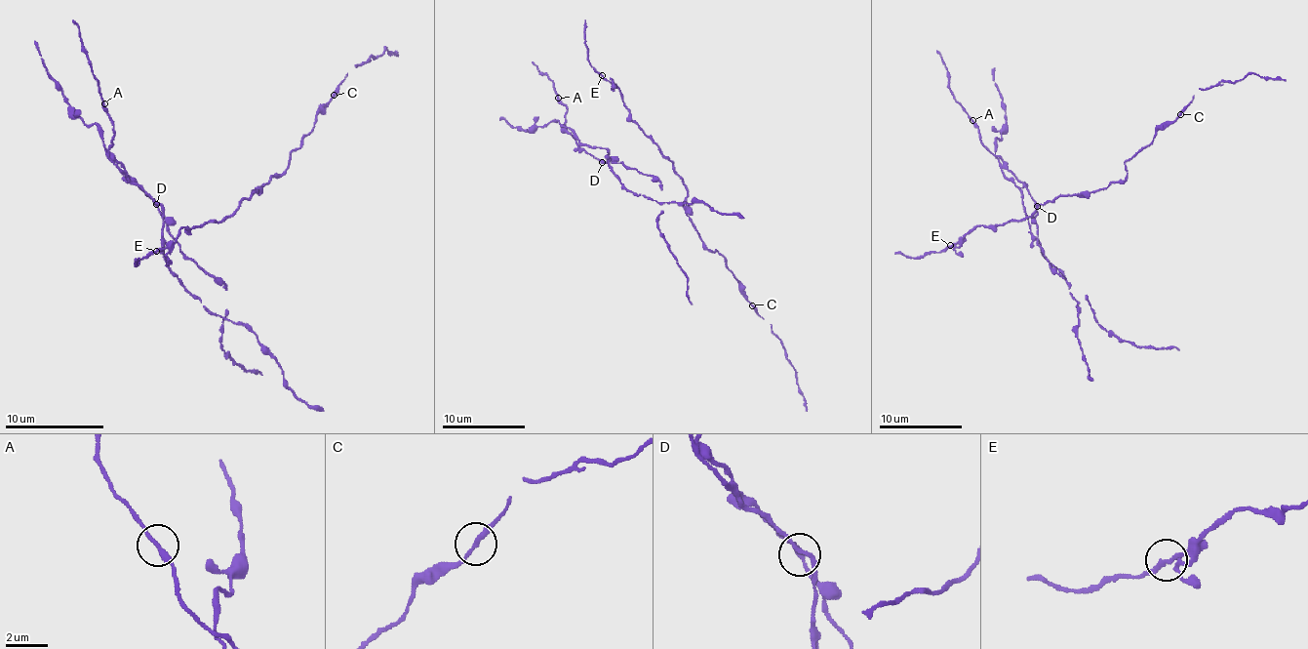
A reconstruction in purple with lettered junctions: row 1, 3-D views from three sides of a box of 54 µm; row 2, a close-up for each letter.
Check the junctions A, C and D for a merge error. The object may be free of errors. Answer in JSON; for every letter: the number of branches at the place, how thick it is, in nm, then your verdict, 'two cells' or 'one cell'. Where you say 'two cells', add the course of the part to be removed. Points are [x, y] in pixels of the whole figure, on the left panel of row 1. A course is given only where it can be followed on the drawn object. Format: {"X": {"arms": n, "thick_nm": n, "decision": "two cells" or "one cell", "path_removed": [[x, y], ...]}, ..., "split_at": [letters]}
{"A": {"arms": 2, "thick_nm": 240, "decision": "one cell"}, "C": {"arms": 2, "thick_nm": 220, "decision": "one cell"}, "D": {"arms": 2, "thick_nm": 200, "decision": "one cell"}, "split_at": []}

